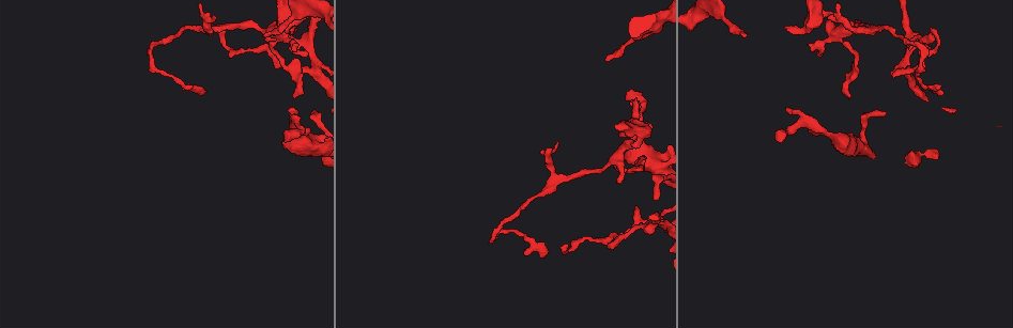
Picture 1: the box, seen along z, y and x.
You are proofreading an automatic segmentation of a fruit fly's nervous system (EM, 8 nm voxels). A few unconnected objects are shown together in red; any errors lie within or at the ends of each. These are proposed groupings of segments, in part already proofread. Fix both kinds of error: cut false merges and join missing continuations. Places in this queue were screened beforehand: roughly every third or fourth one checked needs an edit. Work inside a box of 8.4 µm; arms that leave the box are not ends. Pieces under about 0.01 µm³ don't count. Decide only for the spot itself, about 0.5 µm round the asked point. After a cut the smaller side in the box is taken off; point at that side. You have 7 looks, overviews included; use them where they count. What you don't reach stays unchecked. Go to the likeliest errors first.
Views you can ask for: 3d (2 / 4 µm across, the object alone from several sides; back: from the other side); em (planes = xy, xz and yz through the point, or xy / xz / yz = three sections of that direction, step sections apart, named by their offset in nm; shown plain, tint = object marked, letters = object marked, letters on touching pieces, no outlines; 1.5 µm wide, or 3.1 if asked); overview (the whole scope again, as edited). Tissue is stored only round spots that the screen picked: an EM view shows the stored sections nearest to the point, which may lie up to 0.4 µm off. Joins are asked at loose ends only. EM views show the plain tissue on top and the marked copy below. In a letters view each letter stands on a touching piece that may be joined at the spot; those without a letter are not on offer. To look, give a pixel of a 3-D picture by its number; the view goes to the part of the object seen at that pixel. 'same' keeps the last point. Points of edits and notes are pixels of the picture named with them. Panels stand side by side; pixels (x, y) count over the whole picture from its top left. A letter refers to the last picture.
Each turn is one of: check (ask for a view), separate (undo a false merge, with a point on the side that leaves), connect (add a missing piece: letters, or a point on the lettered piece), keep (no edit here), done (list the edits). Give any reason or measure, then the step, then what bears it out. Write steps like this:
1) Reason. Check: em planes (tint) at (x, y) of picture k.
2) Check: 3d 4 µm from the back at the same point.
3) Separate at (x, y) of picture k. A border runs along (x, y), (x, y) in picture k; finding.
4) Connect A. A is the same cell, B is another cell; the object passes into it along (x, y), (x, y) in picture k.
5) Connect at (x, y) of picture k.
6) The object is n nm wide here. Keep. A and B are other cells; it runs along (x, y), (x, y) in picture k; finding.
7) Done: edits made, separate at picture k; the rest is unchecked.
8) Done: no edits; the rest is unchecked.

Four-way junction. Check: 3d 2 µm at (838, 32) of picture 1.

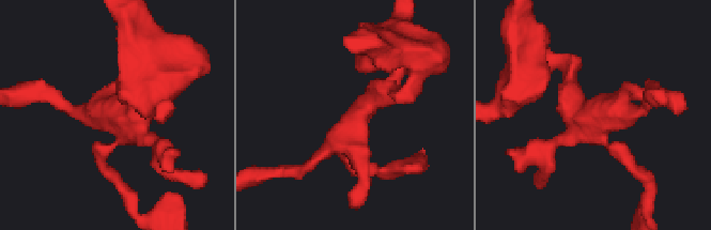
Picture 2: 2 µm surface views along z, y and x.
Check: em planes (letters) at (357, 125) of picture 2.

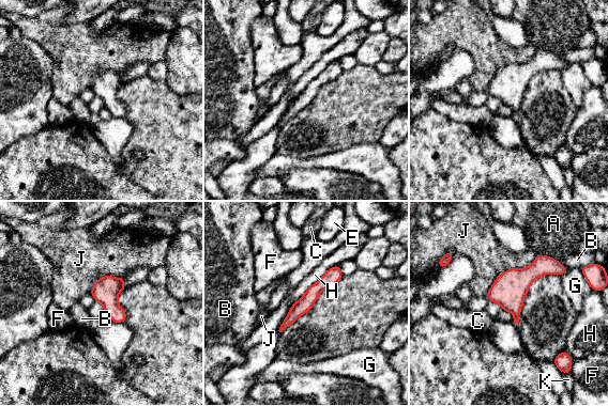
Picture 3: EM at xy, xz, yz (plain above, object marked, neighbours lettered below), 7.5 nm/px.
The longest contact is with J, 500 nm. Keep. A, B, C, E, F, G, H, J and K are other cells; a border runs along (338, 264), (330, 267), (292, 305) in picture 3; one neuron here.

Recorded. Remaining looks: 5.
Free end. Check: em xz step 4 (letters) at (630, 101) of picture 1.

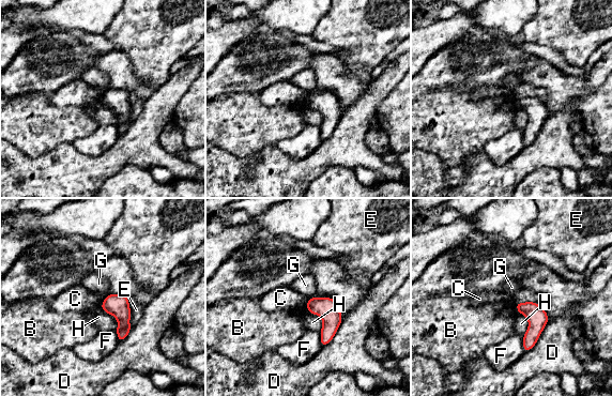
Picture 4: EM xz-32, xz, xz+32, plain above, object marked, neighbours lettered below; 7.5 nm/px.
Another direction. Check: em planes (letters) at the same point.

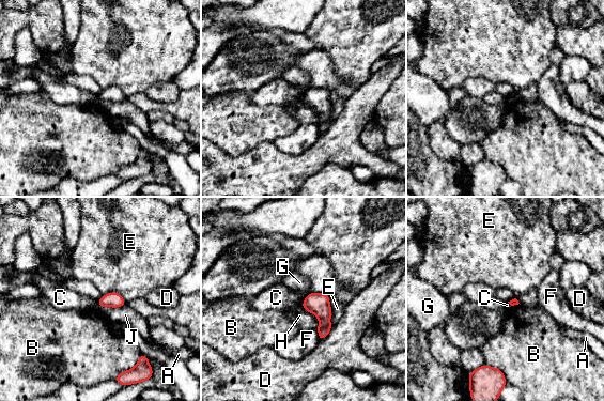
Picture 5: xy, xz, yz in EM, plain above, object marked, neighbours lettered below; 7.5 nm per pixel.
Keep. A, B, C, D, E, F, G, H and J are other cells; a border runs along (96, 302), (98, 306) in picture 5; no lettered piece goes on from it.

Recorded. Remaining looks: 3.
Tapers out. Check: 3d 2 µm at (606, 60) of picture 1.

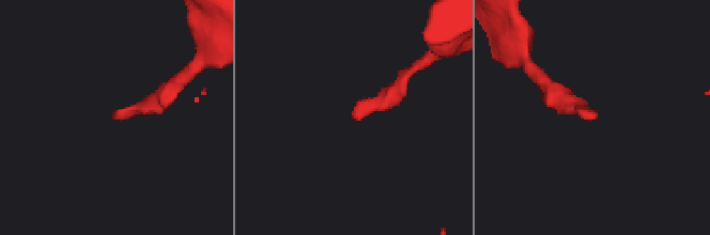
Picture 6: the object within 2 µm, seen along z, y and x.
Check: em planes (letters) at (114, 115) of picture 6.

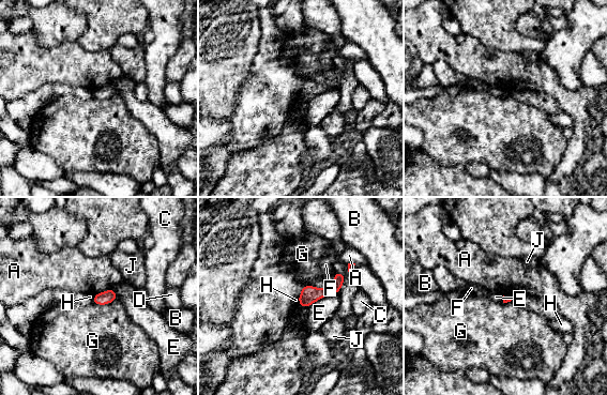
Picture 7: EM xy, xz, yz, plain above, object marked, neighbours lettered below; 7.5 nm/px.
Keep. A, B, C, D, E, F, G, H and J are other cells; none of them fits.

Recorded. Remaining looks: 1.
Done: no edits; the rest is unchecked.

